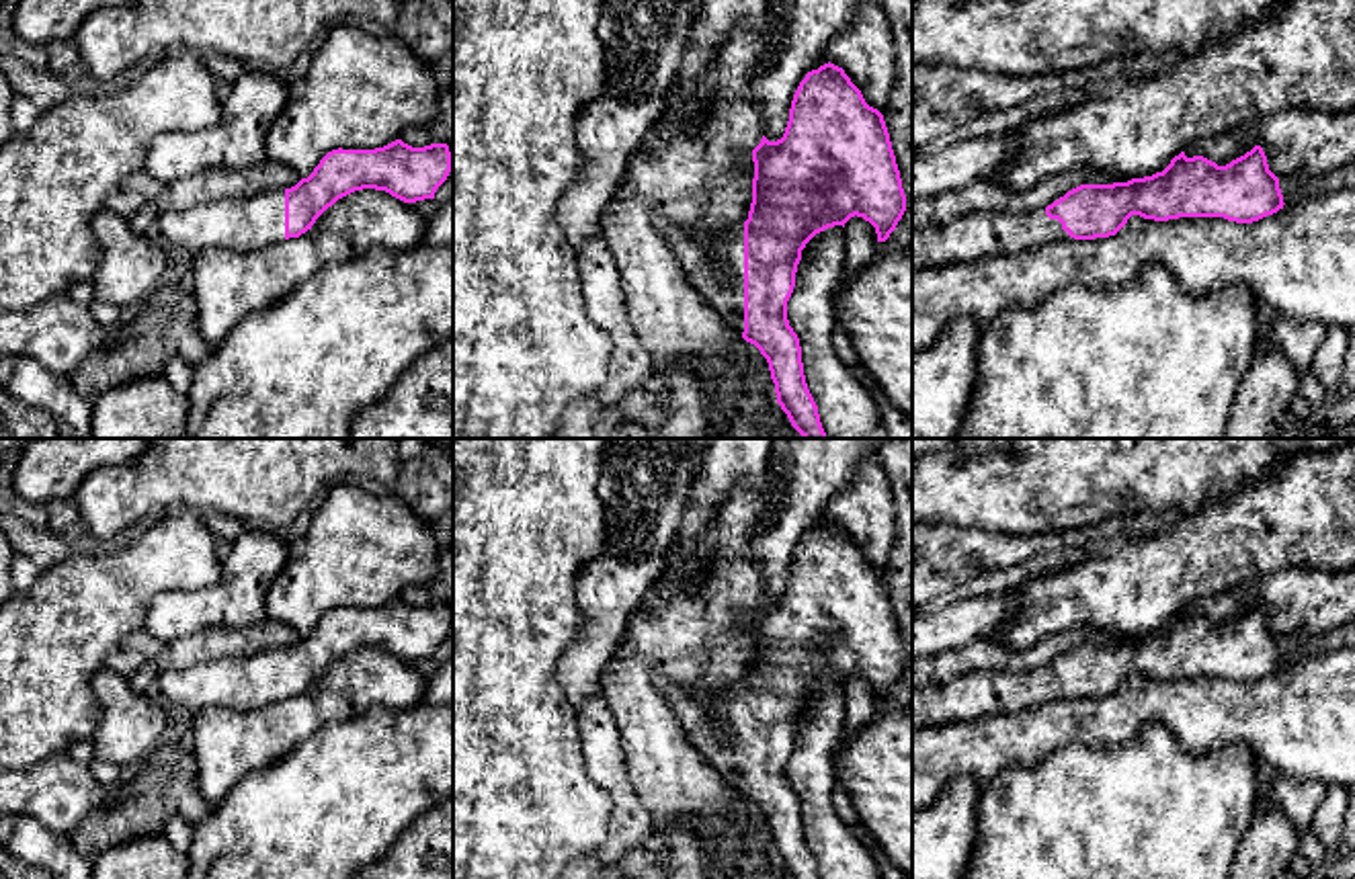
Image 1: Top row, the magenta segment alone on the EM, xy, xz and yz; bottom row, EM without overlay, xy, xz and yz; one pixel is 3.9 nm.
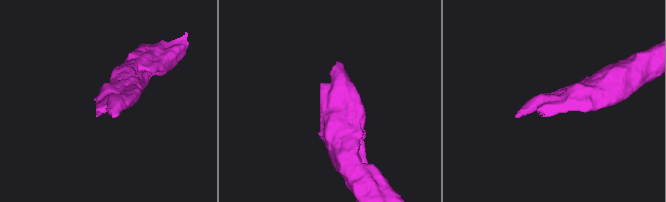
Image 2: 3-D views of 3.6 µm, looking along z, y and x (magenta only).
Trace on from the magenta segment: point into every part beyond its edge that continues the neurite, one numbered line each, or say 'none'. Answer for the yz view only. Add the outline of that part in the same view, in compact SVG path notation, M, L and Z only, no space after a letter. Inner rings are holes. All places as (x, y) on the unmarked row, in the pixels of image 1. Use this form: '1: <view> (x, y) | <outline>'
1: yz (982, 693) | M1045 666L1025 672L968 672L939 686L912 690L912 731L1068 699L1074 697L1045 674Z

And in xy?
1: xy (247, 683) | M285 647L244 658L215 658L158 674L154 695L197 715L207 707L252 711L285 699Z

